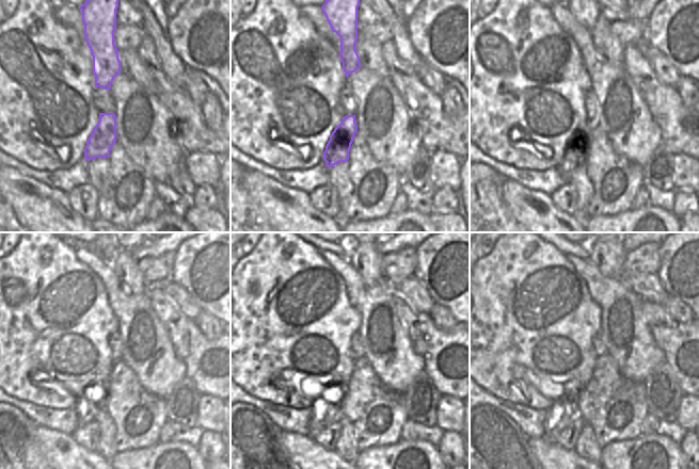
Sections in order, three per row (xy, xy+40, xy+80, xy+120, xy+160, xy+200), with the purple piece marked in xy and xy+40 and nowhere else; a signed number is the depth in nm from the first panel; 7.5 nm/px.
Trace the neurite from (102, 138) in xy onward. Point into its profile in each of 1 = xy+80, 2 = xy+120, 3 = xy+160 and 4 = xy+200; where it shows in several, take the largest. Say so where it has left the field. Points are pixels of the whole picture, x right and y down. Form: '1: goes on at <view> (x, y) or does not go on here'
1: goes on at xy+80 (576, 152)
2: goes on at xy+120 (86, 408)
3: goes on at xy+160 (323, 411)
4: goes on at xy+200 (564, 410)

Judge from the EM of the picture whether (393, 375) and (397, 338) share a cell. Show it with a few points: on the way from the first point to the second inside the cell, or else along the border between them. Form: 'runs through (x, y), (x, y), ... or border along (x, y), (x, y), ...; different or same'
runs through (395, 366), (396, 348); same

